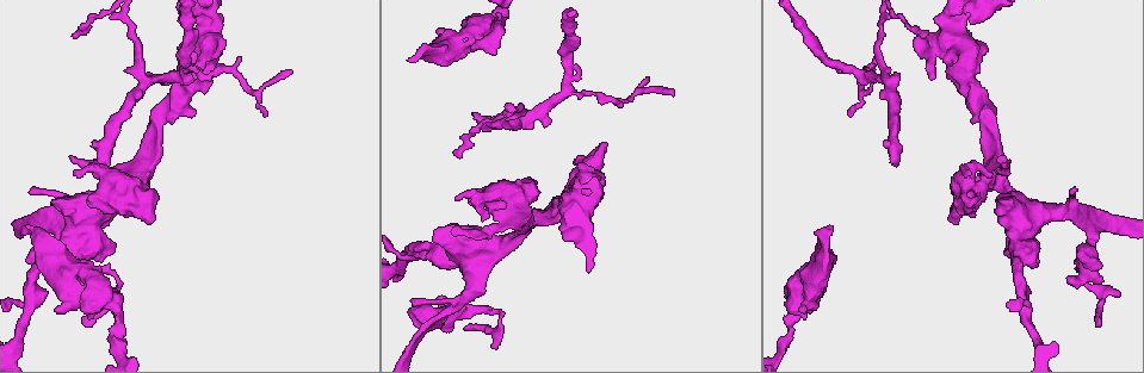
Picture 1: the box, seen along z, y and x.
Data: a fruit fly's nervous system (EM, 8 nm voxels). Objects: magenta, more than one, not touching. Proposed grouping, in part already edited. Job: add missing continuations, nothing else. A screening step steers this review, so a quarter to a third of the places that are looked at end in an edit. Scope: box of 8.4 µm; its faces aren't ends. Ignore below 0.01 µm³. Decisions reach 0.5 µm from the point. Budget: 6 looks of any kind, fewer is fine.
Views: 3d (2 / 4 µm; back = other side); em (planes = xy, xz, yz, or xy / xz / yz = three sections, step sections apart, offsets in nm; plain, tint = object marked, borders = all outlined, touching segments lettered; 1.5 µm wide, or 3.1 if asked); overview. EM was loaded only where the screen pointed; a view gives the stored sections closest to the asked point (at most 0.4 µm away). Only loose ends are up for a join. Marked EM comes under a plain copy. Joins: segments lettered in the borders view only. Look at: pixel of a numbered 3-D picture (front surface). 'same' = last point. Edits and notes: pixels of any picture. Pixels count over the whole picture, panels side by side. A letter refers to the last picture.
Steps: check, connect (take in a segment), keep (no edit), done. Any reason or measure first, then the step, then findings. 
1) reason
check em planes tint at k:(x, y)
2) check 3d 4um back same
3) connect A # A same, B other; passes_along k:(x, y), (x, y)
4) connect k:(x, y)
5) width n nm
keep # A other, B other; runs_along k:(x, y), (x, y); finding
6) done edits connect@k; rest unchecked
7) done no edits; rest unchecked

thick end
check em planes borders at 1:(99, 269)

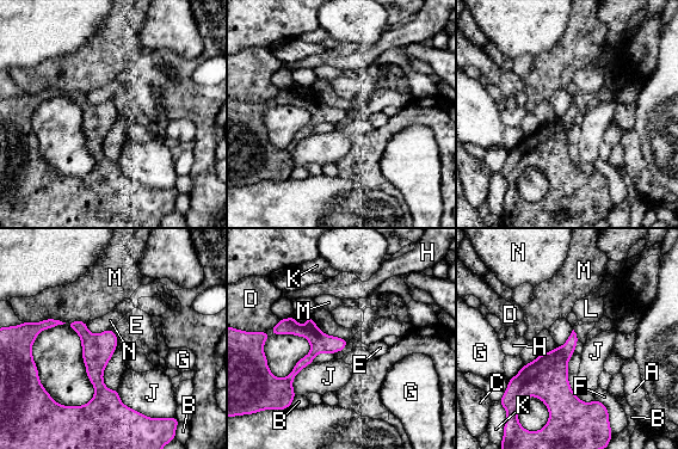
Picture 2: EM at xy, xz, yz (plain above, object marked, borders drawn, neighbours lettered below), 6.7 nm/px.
keep # A other, B other, C other, D other, E other, F other, G other, H other, J other, K other, L other, M other, N other; border 2:(595, 398), (606, 408), (609, 417); none of them fits

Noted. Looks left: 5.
thin end
check 3d 2um at 1:(649, 80)

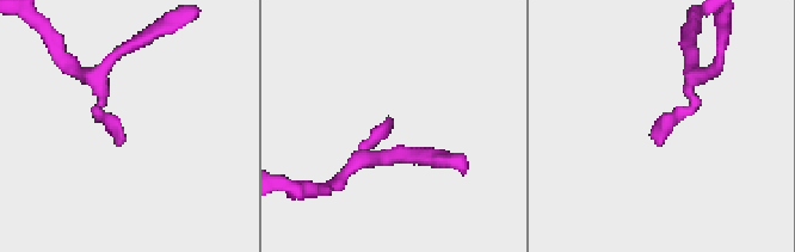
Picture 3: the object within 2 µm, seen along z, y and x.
check em yz step 4 borders at 3:(387, 126)

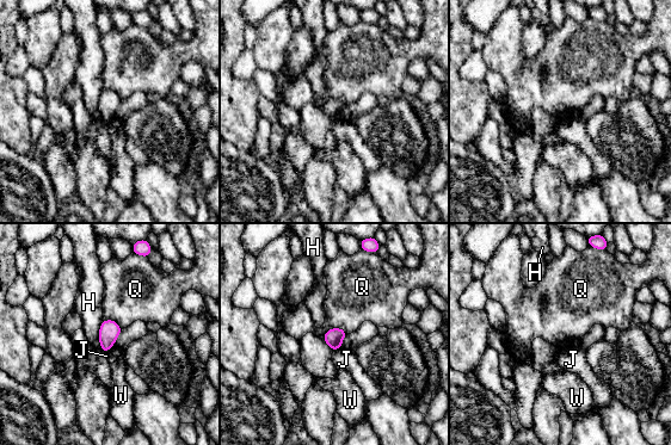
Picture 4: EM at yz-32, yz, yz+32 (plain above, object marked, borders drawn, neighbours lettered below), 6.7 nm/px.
width 120 nm
keep # H other, J other, Q other, W other; border 4:(346, 333), (330, 328), (321, 338); no lettered segment goes on from it

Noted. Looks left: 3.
tapers out
check em xy step 4 tint at 1:(1070, 192)

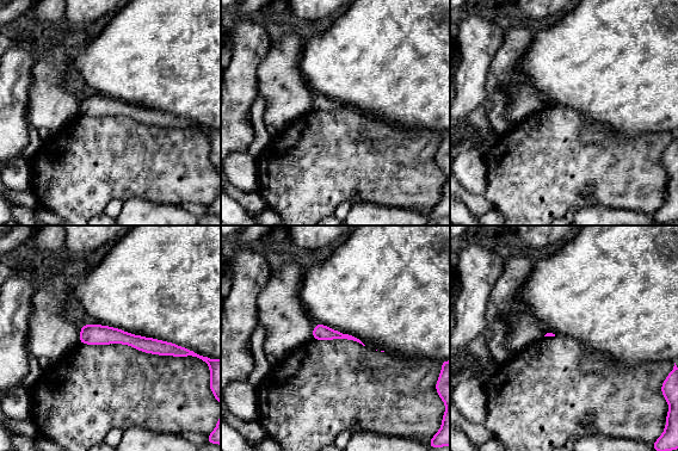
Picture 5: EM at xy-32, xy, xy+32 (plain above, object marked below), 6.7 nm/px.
check em xy step 4 borders same

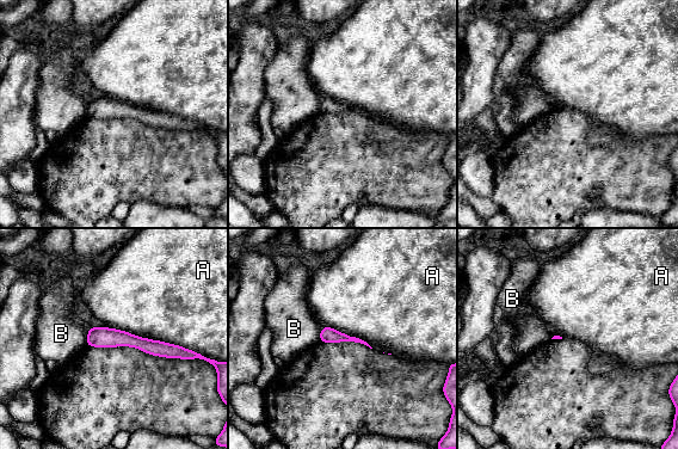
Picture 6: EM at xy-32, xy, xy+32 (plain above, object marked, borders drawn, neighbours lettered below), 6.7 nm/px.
keep # A other, B other; runs_along 6:(90, 334), (195, 355); no lettered segment goes on from it

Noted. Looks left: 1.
done no edits; rest unchecked

